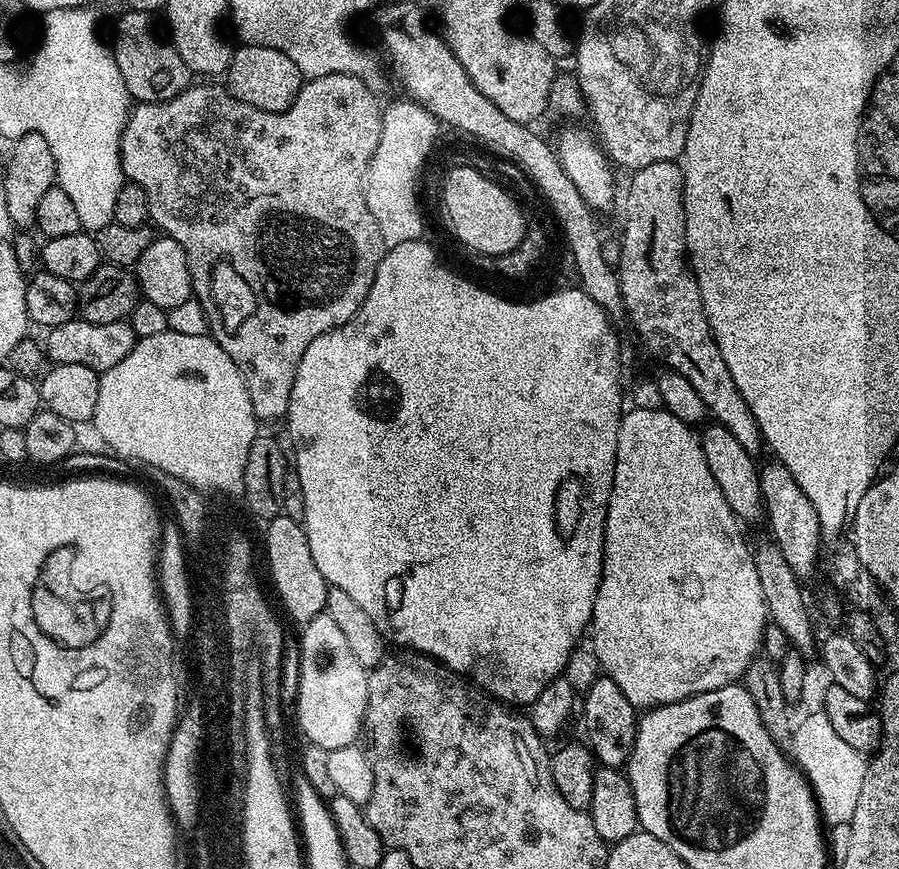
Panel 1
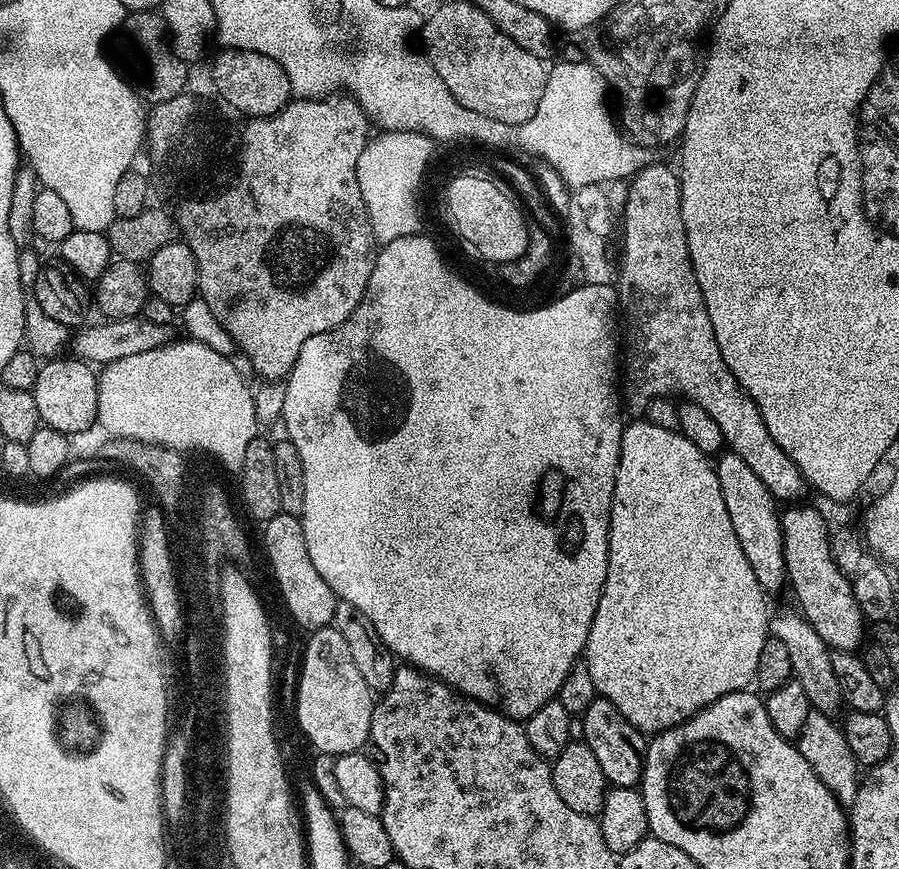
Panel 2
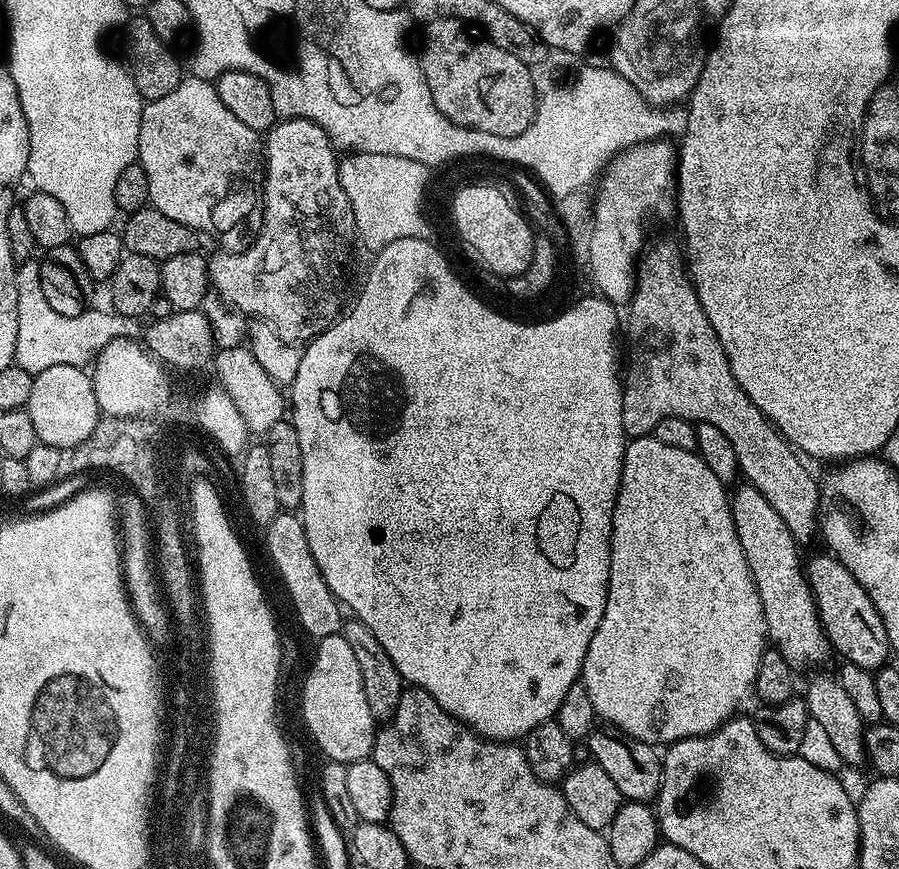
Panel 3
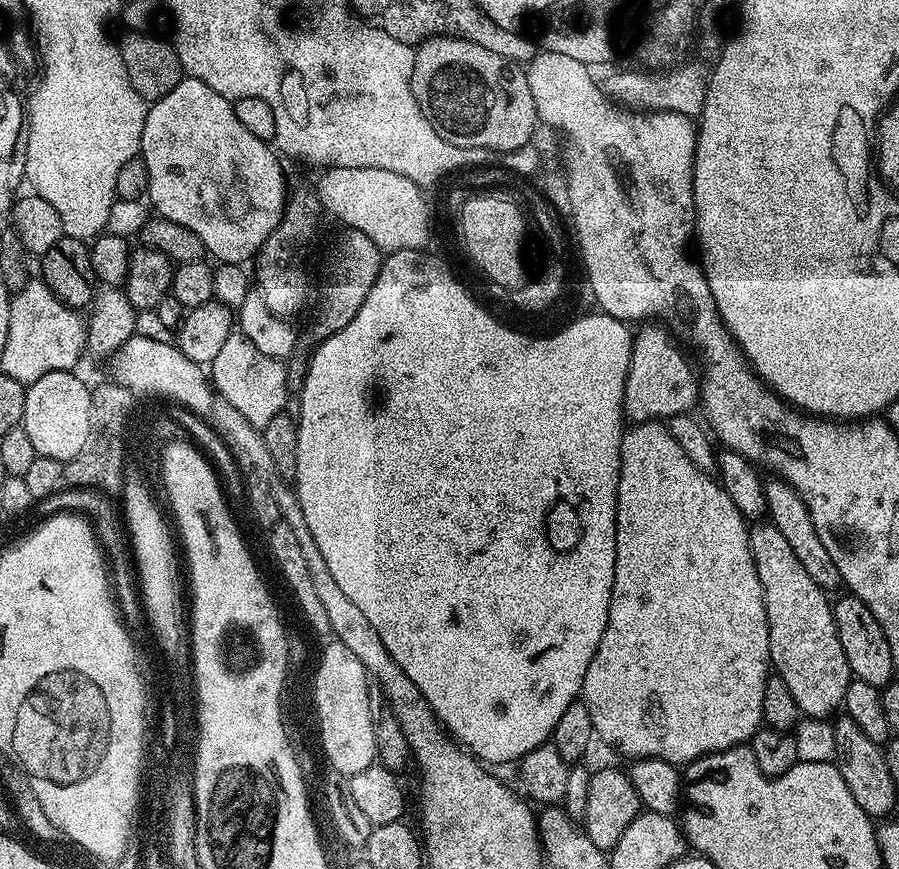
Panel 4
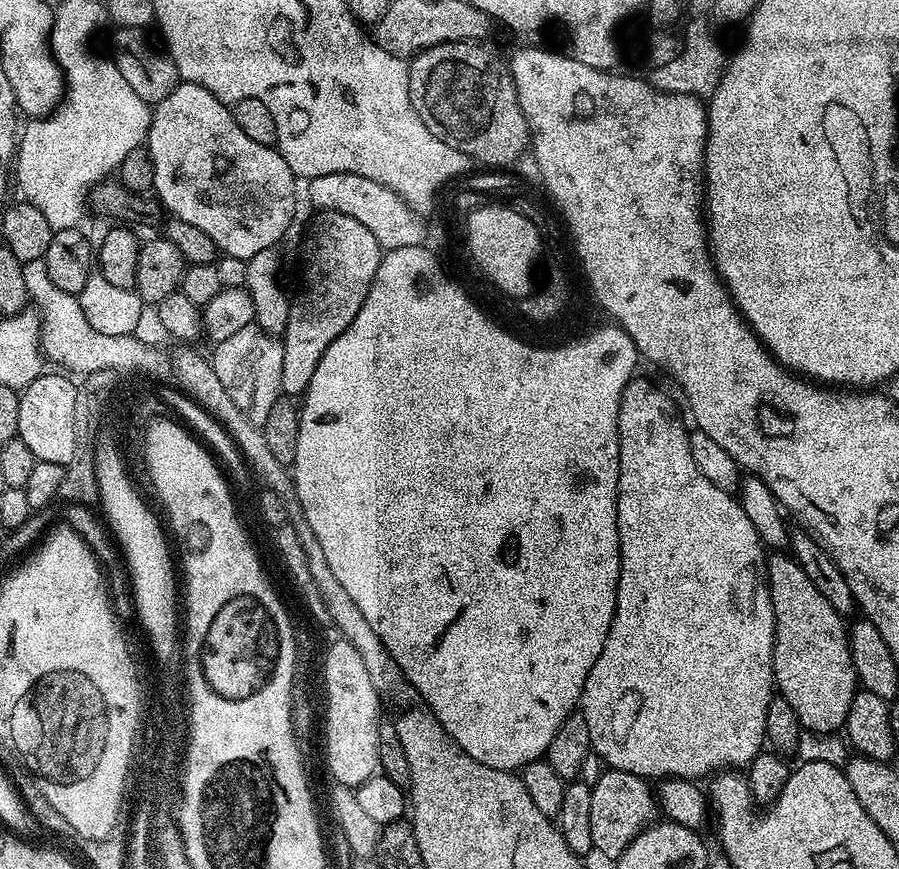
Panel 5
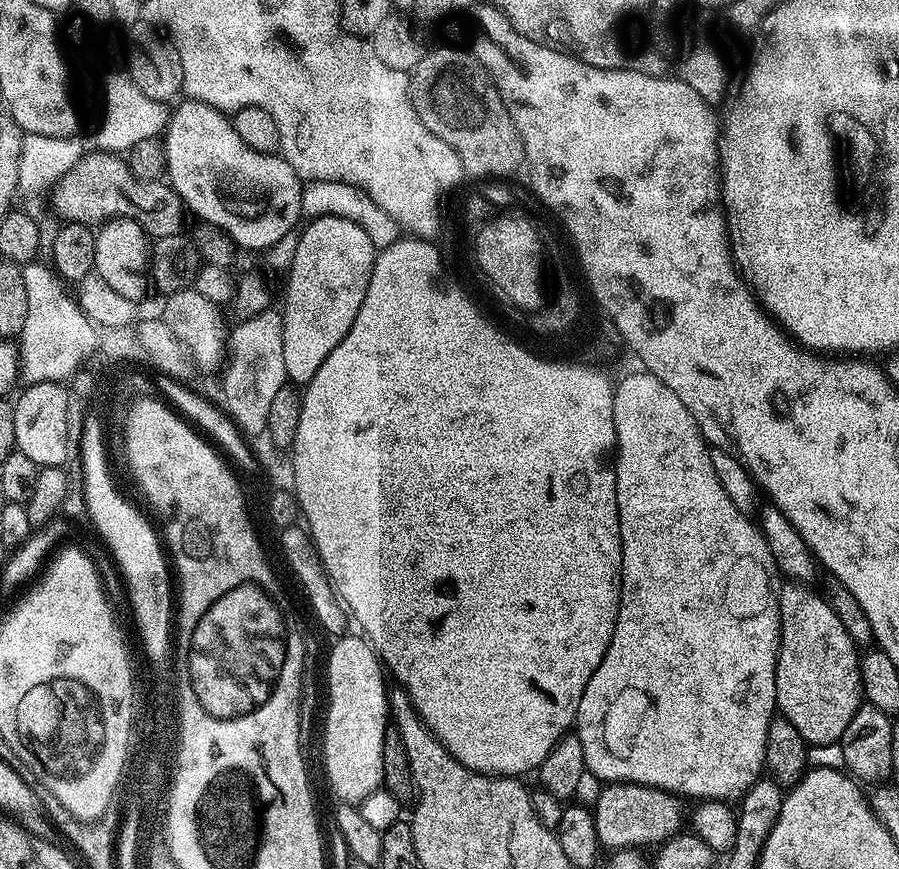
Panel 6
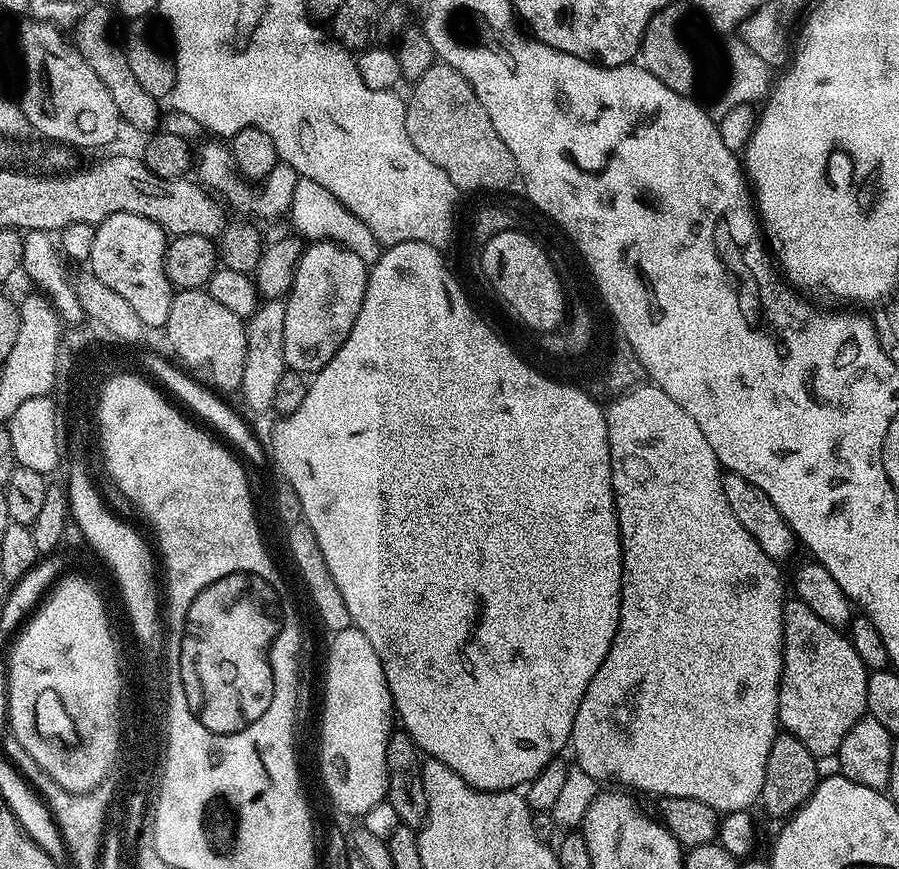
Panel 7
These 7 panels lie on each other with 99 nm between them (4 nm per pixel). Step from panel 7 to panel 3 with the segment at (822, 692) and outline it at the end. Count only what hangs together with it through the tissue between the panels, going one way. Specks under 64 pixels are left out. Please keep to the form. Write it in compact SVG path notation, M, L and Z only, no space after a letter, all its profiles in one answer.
M737 483L731 489L730 499L738 542L742 542L742 554L746 554L746 566L750 566L750 574L762 602L764 621L768 627L767 639L780 651L782 658L792 664L793 669L801 670L811 664L822 663L830 656L830 645L820 621L820 611L812 600L808 573L802 556L800 560L801 549L795 538L790 530L786 530L786 522L782 522L774 506L758 494L753 484Z

